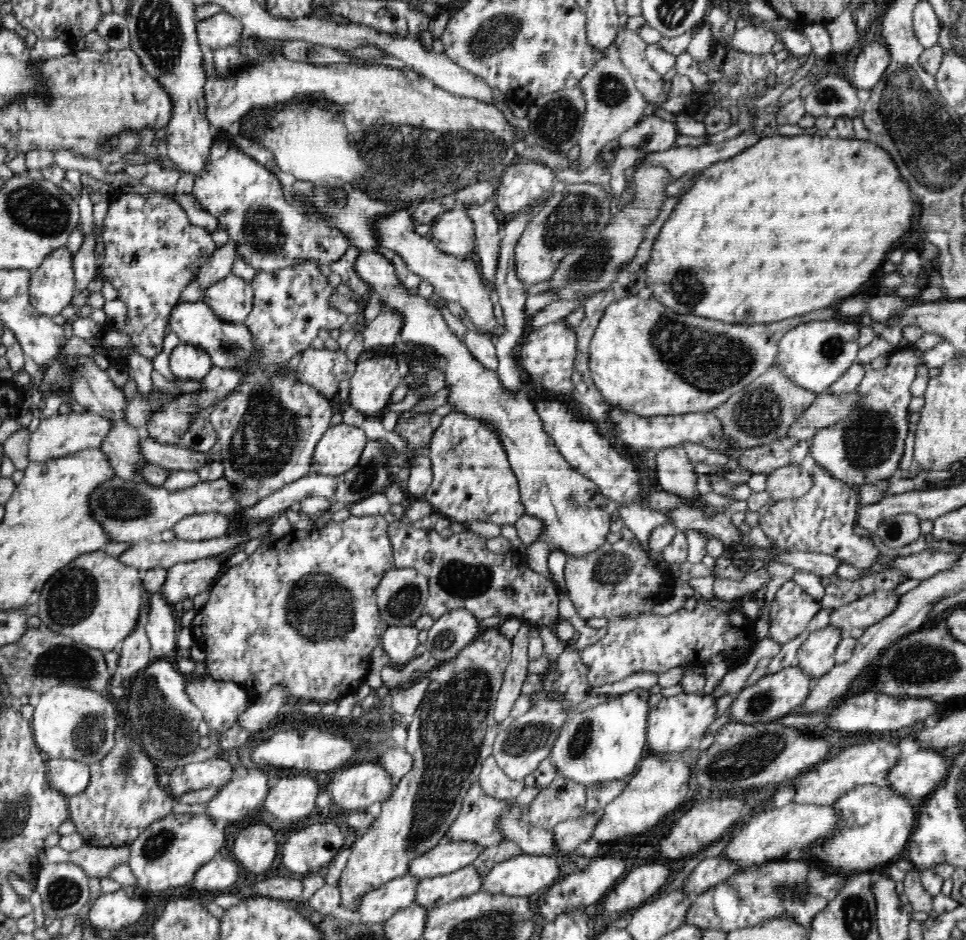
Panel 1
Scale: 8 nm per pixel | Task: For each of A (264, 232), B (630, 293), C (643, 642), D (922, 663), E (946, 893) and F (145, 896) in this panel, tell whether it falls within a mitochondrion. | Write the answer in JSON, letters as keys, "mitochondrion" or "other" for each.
{"A":"mitochondrion","B":"other","C":"other","D":"mitochondrion","E":"other","F":"other"}

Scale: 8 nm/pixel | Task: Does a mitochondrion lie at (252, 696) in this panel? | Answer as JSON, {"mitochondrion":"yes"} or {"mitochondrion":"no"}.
{"mitochondrion":"no"}

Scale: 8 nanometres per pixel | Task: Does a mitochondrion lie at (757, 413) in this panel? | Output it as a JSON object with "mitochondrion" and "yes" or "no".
{"mitochondrion":"yes"}

